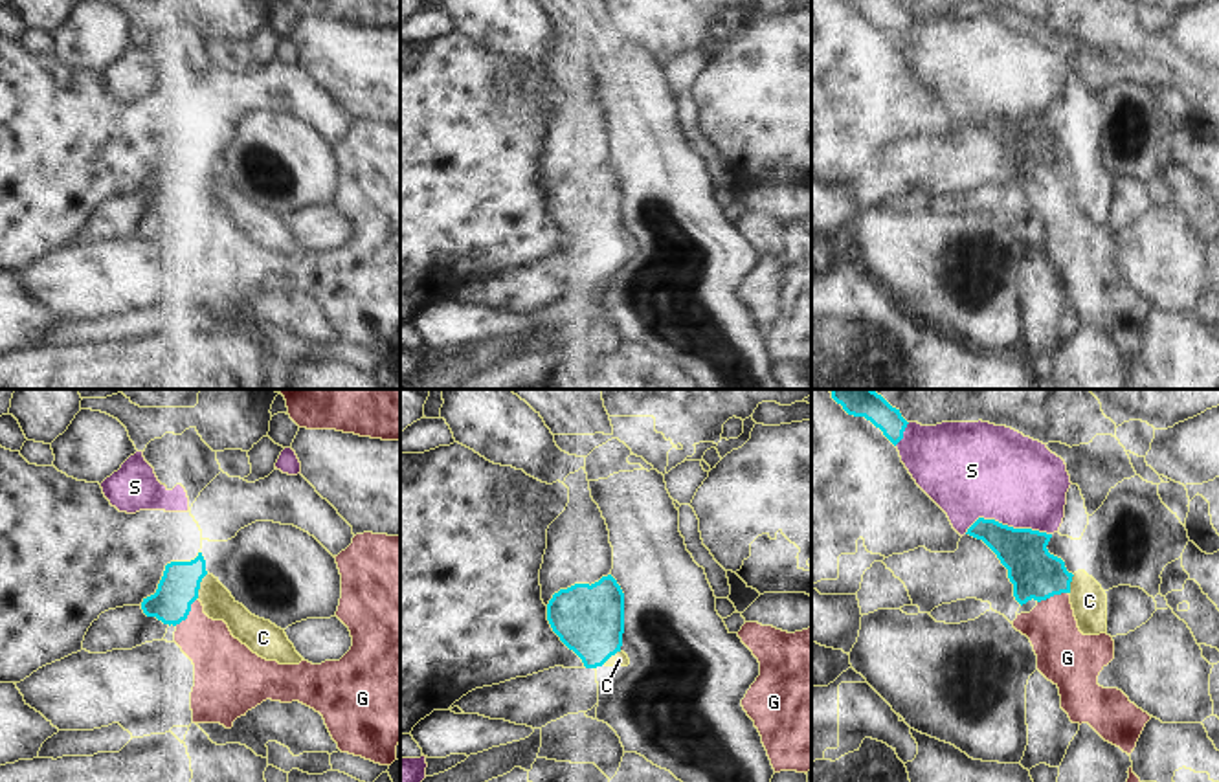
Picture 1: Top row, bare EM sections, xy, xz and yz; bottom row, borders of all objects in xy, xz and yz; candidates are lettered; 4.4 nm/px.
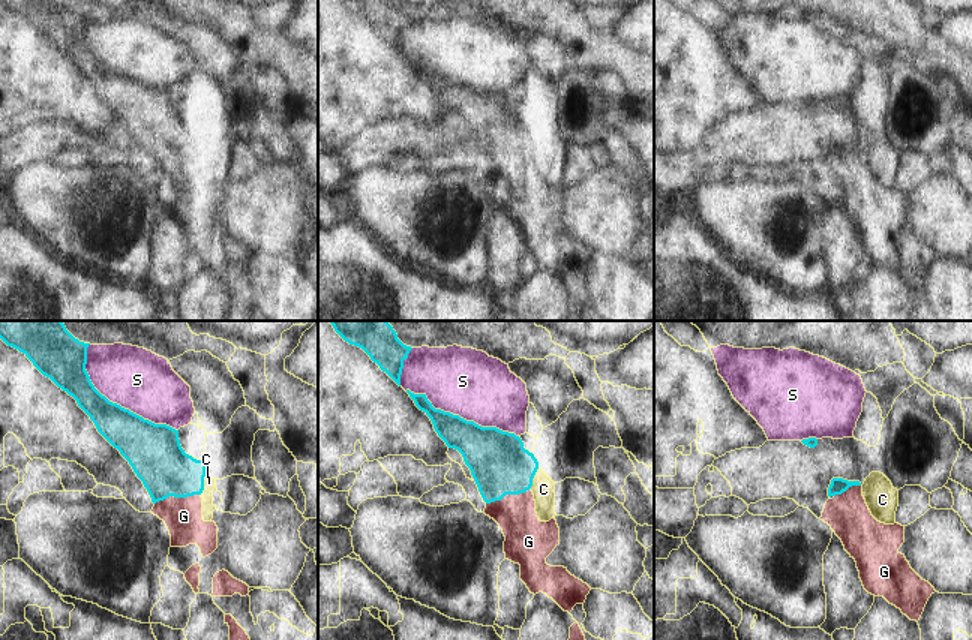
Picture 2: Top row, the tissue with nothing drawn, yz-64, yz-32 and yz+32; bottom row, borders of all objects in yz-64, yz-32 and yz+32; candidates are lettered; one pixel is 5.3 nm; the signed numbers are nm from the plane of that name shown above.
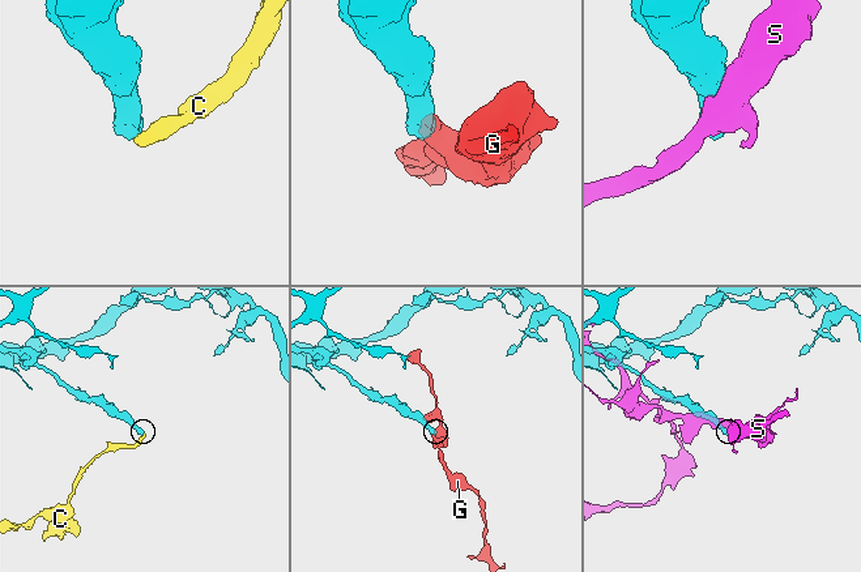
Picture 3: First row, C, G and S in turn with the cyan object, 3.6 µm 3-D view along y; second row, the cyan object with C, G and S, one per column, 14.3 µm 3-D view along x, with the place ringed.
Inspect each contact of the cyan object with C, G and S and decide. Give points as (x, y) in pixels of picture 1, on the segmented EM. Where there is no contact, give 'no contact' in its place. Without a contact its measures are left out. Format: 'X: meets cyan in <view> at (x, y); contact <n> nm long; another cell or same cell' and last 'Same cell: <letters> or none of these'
C: meets cyan in xy at (199, 586); contact 120 nm long; another cell
G: meets cyan in xy at (188, 614); contact 160 nm long; same cell
S: meets cyan in yz at (1006, 525); contact 380 nm long; another cell
Same cell: G

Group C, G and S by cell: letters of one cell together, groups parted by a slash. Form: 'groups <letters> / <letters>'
groups C / G / S

